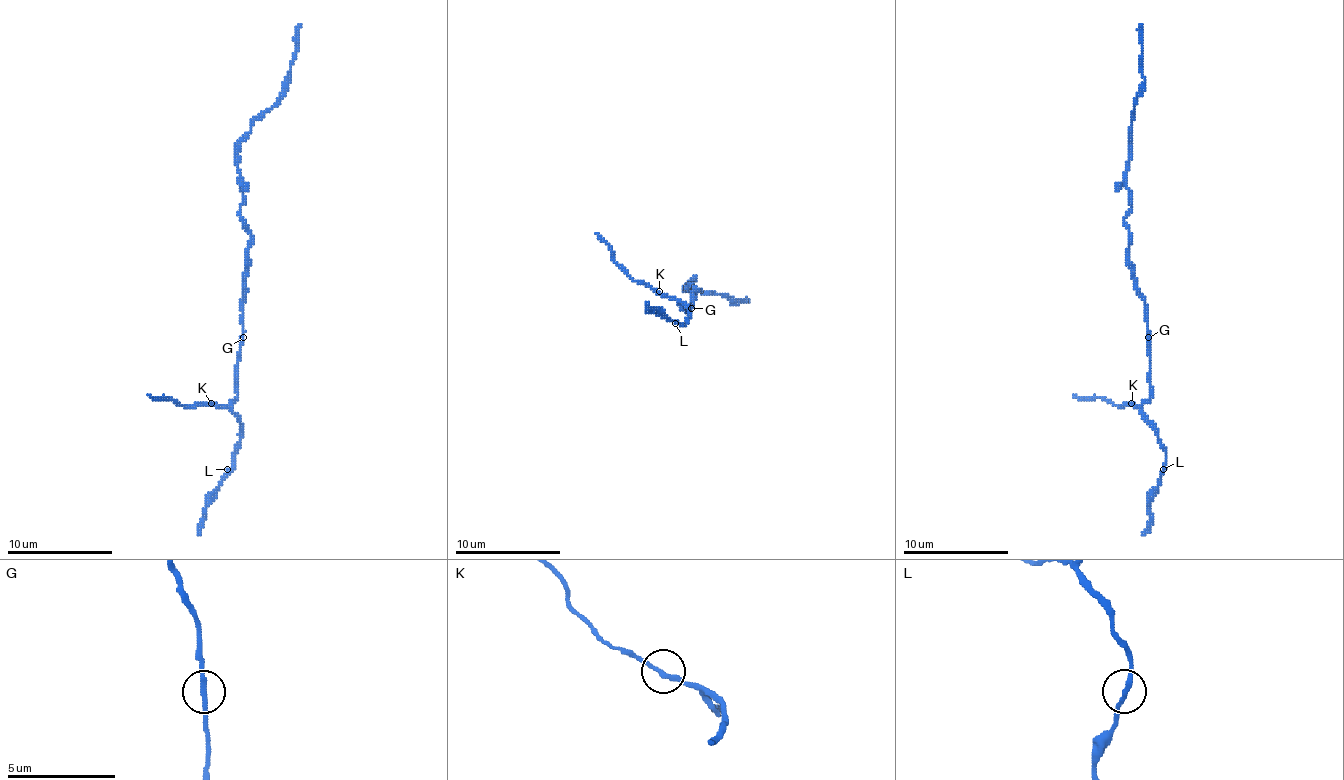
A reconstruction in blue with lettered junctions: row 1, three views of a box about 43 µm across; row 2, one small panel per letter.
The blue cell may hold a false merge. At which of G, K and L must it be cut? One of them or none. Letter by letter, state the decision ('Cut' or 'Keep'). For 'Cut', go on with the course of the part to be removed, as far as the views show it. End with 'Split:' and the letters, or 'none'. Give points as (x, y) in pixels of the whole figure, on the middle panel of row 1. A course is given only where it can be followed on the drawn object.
G: Keep
K: Keep
L: Keep
Split: none

